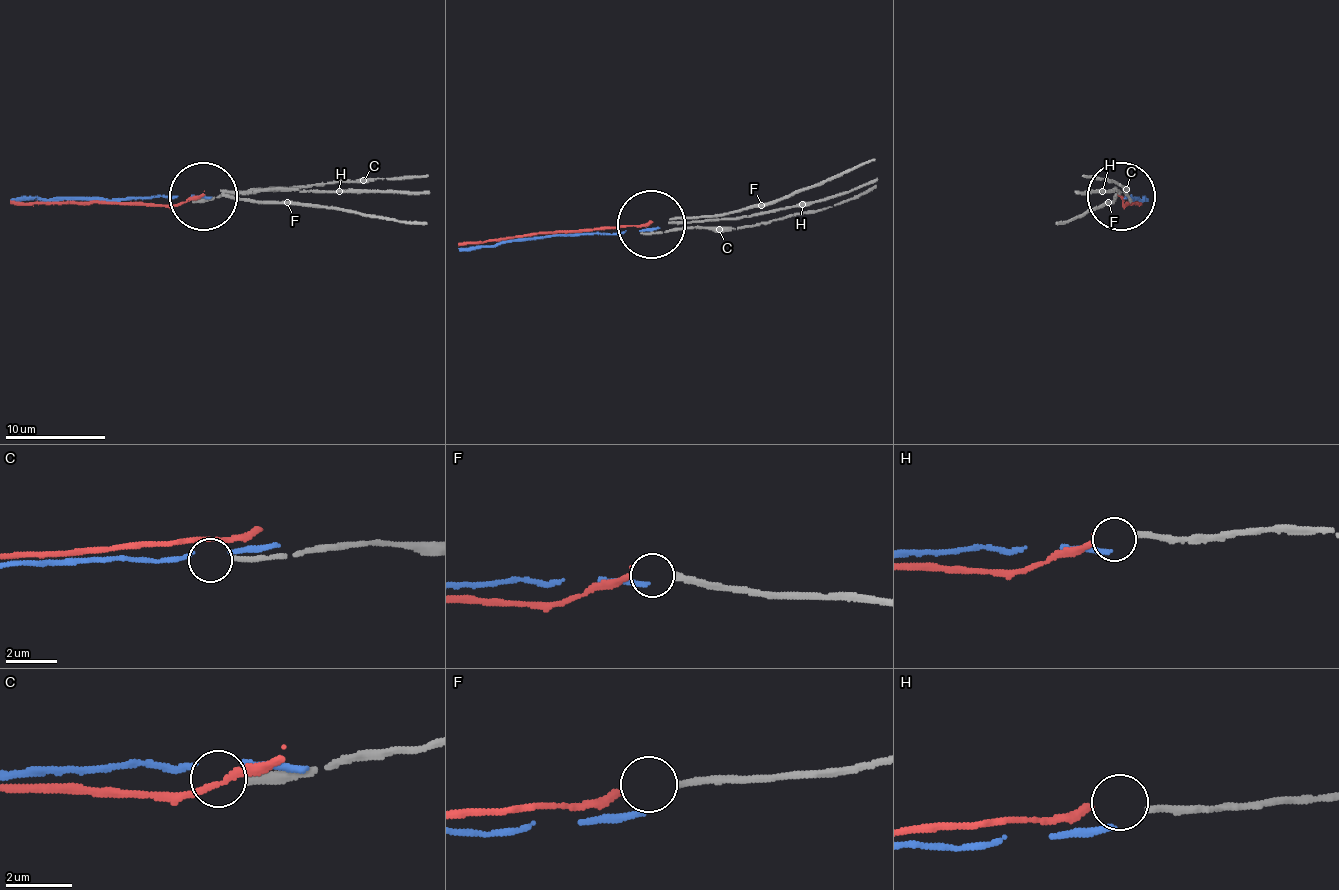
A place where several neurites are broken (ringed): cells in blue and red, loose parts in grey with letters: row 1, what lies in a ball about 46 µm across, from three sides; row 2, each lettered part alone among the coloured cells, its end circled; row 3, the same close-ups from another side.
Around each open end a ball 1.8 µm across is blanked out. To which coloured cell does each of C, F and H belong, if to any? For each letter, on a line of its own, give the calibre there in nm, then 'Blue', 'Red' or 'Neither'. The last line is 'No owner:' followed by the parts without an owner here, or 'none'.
C: Thickness 240 nm. Neither
F: Thickness 200 nm. Neither
H: Thickness 200 nm. Red
No owner: C, F

